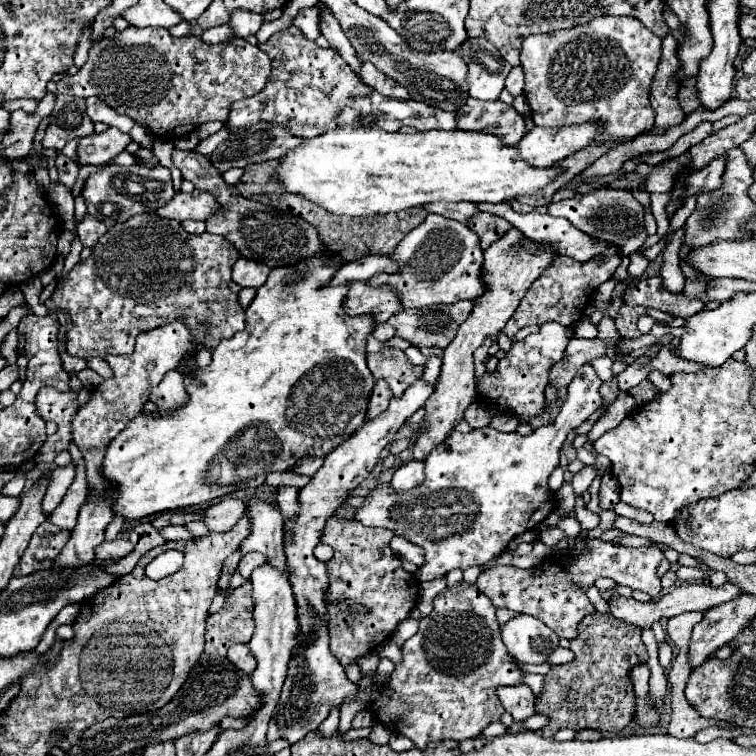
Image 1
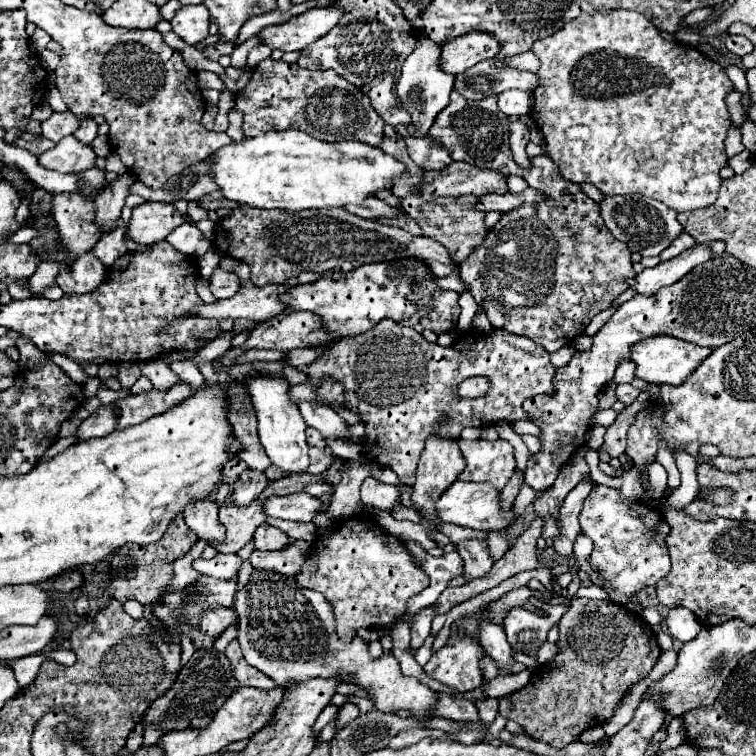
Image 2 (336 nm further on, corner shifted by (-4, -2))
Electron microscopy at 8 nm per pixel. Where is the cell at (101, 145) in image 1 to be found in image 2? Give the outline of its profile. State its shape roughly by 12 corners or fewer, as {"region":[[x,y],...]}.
{"region":[[68,135],[38,157],[46,169],[80,173],[94,167],[92,147]]}

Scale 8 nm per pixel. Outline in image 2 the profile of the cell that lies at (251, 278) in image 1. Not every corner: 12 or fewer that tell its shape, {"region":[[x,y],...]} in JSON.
{"region":[[218,267],[210,275],[216,299],[228,299],[240,289],[240,279]]}

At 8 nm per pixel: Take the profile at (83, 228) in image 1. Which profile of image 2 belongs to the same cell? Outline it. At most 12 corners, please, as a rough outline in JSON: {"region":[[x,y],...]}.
{"region":[[132,173],[118,175],[94,199],[100,229],[114,229]]}

